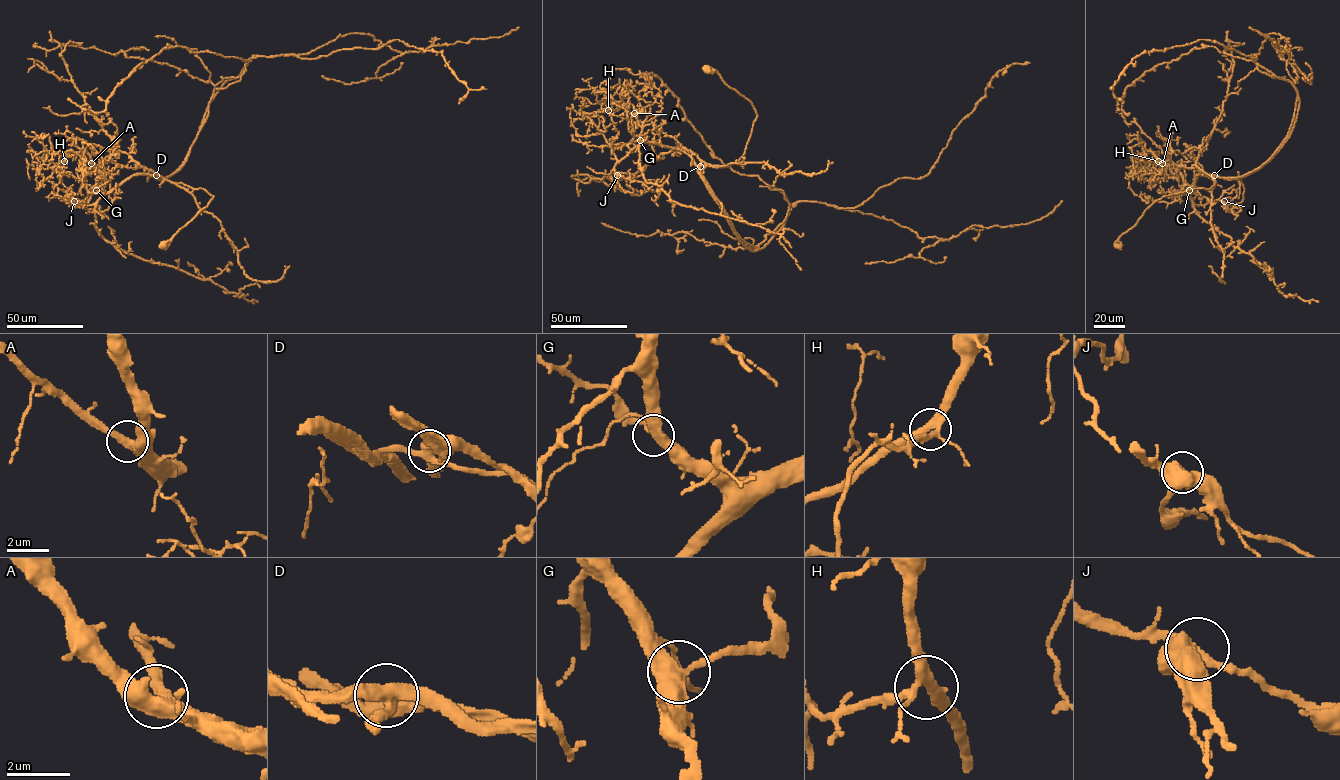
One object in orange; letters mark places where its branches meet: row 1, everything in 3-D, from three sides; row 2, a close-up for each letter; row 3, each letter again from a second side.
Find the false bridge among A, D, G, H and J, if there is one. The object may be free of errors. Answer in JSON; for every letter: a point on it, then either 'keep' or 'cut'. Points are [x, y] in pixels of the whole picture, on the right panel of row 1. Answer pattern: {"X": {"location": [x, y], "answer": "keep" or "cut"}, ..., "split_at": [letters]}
{"A": {"location": [1162, 163], "answer": "keep"}, "D": {"location": [1214, 175], "answer": "cut"}, "G": {"location": [1189, 190], "answer": "keep"}, "H": {"location": [1158, 161], "answer": "keep"}, "J": {"location": [1224, 201], "answer": "keep"}, "split_at": ["D"]}

